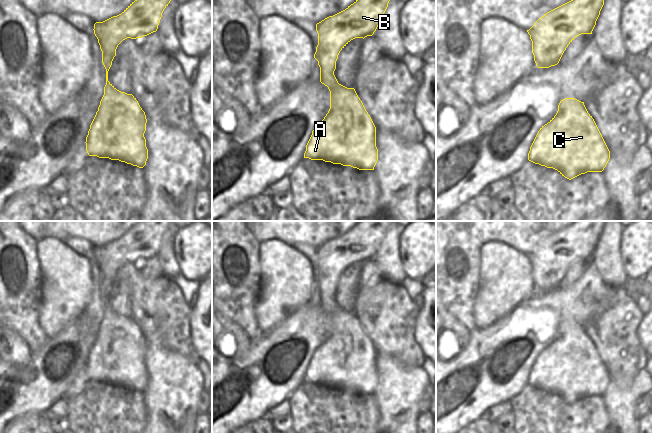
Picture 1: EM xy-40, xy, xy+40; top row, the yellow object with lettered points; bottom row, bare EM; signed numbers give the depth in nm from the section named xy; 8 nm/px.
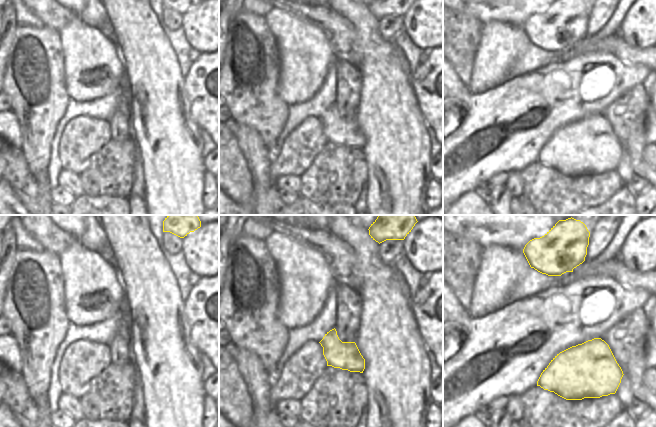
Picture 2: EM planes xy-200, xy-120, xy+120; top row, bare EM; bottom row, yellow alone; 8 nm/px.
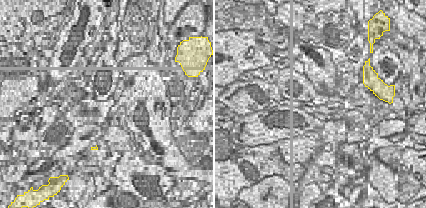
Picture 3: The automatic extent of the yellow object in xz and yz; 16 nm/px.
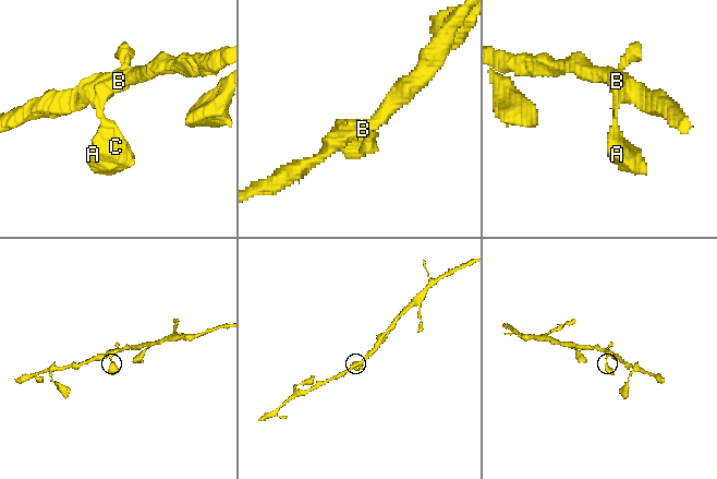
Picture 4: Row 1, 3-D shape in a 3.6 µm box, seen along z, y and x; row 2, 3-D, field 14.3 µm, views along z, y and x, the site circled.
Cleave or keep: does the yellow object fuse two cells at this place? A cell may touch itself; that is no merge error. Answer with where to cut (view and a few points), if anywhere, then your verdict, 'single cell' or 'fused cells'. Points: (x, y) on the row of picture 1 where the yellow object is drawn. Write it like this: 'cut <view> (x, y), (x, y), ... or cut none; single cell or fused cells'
cut none; single cell

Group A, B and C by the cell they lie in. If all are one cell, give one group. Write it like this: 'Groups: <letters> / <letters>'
Groups: A B C.

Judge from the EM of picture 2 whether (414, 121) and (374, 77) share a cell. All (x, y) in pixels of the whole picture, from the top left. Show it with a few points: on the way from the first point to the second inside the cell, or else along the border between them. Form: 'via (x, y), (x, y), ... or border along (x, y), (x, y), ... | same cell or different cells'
via (403, 110), (386, 93), (385, 88) | same cell

